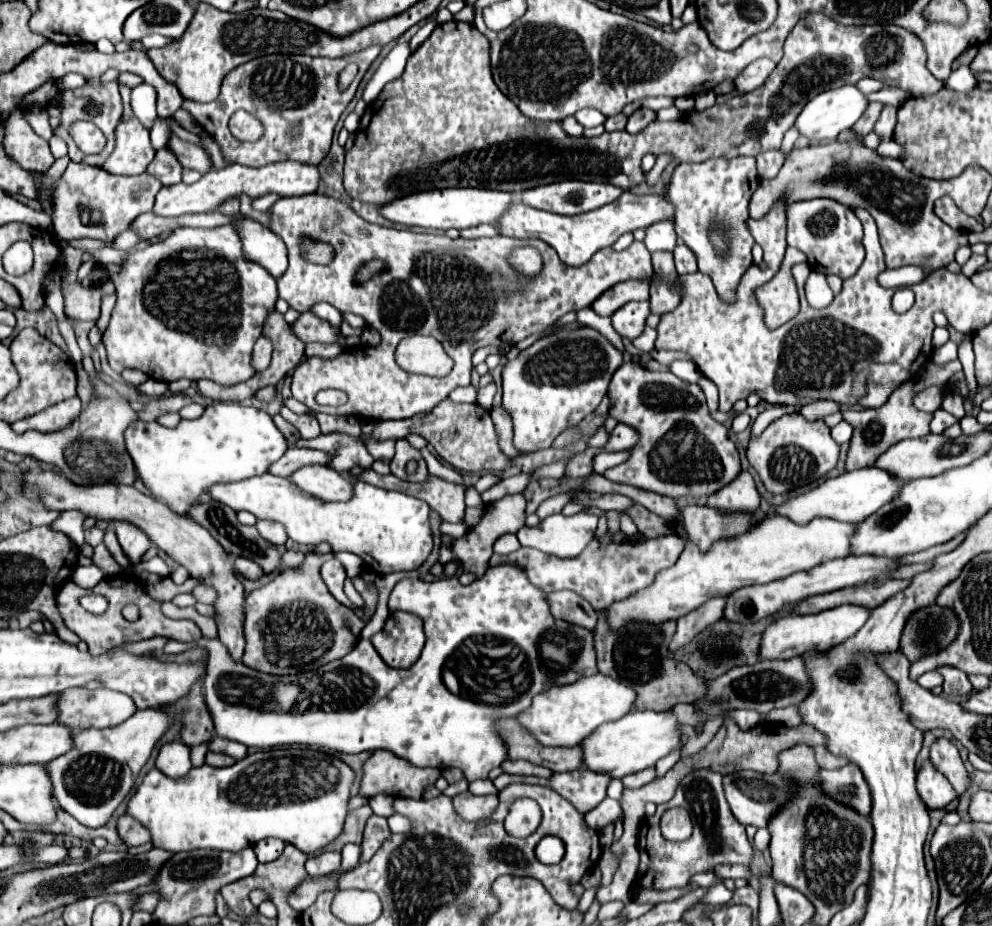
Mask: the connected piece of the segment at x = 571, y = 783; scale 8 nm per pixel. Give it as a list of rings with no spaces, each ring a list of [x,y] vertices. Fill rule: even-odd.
[[[576,769],[568,773],[554,773],[550,779],[540,779],[540,777],[524,777],[524,775],[508,775],[502,773],[500,777],[494,779],[496,789],[504,789],[510,783],[534,783],[534,785],[544,785],[560,793],[566,801],[570,801],[580,813],[588,813],[594,809],[604,797],[606,797],[606,787],[612,777],[604,777],[604,773],[596,773],[590,769]]]

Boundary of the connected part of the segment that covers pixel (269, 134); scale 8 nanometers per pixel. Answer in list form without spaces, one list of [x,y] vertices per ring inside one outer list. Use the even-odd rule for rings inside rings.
[[[368,47],[362,49],[358,53],[350,53],[344,55],[340,59],[324,59],[324,57],[308,57],[308,55],[264,55],[264,57],[256,57],[236,69],[232,69],[232,73],[228,73],[228,77],[224,77],[222,81],[222,91],[218,95],[216,101],[212,103],[184,103],[184,109],[196,119],[196,123],[210,133],[216,143],[220,145],[220,151],[224,155],[224,159],[228,163],[240,163],[240,165],[248,165],[248,167],[260,167],[266,165],[270,161],[278,161],[278,159],[304,159],[304,161],[322,161],[328,151],[330,151],[330,143],[332,143],[332,133],[334,127],[342,115],[342,111],[346,109],[346,105],[352,101],[358,83],[362,81],[366,69],[370,67],[370,63],[380,55],[380,47]],[[348,63],[356,63],[358,65],[358,75],[352,81],[352,85],[340,93],[338,89],[338,73],[348,65]],[[244,109],[248,113],[252,113],[256,119],[262,121],[264,125],[264,133],[258,141],[254,143],[244,143],[238,139],[232,139],[230,131],[228,131],[228,121],[230,117],[238,111]]]

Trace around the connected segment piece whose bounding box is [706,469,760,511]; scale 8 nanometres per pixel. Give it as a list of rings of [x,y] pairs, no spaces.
[[[740,471],[740,477],[726,485],[724,489],[712,493],[706,501],[710,507],[718,509],[732,509],[732,511],[758,511],[760,509],[760,495],[750,471]]]

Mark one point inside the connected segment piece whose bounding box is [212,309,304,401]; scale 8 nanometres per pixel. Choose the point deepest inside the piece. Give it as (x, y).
(288, 351)

